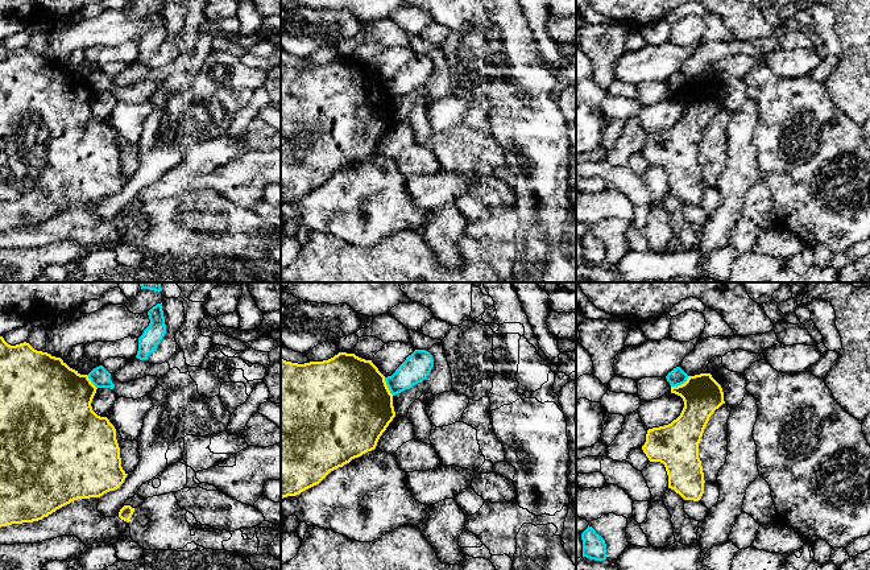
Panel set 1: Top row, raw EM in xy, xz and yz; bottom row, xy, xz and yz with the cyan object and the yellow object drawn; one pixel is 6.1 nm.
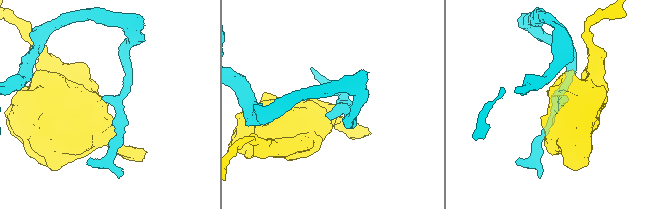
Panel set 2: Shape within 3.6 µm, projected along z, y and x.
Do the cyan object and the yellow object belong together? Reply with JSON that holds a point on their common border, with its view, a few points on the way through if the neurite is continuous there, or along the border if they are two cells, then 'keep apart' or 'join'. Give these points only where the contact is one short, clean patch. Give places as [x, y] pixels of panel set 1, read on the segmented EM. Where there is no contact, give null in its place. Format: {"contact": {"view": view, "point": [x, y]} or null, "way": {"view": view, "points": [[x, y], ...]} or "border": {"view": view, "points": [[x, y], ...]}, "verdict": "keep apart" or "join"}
{"contact": {"view": "yz", "point": [680, 384]}, "border": {"view": "yz", "points": [[688, 376], [683, 383], [671, 387]]}, "verdict": "keep apart"}

